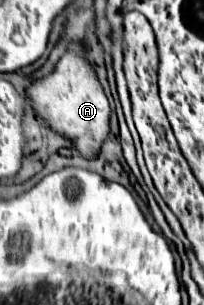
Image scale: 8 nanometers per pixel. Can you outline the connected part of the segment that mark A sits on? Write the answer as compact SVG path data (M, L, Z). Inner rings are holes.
M72 41L56 63L54 71L26 87L26 97L32 101L36 115L40 119L46 119L46 125L52 131L58 131L58 135L74 143L78 155L82 155L84 159L98 157L100 147L110 133L110 103L104 95L94 67L86 61L84 47L80 43Z

